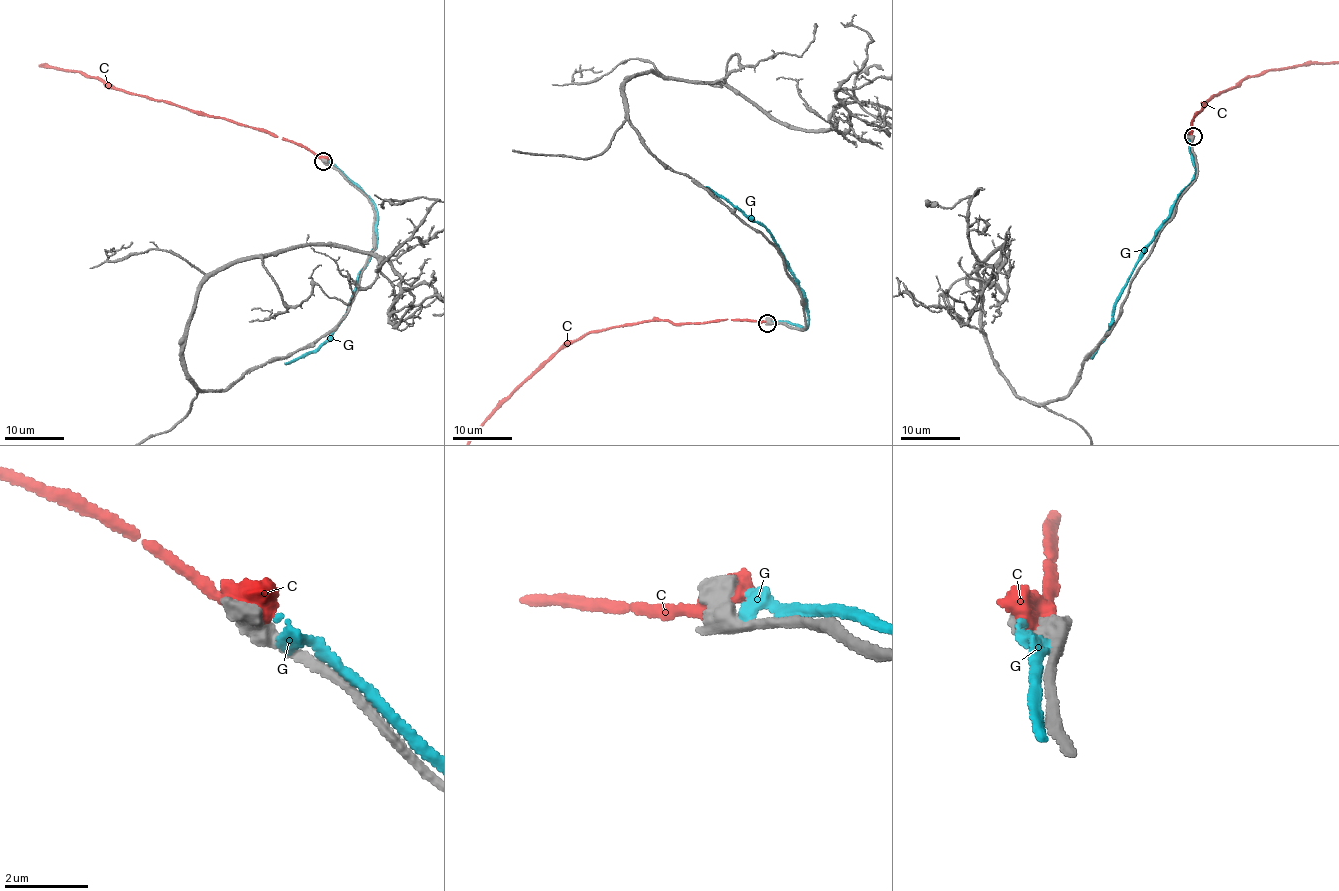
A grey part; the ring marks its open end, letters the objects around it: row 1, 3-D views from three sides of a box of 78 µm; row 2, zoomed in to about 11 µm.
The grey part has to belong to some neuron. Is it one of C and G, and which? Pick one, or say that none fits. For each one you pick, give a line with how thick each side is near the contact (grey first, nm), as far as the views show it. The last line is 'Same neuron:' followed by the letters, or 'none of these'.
Same neuron: none of these

